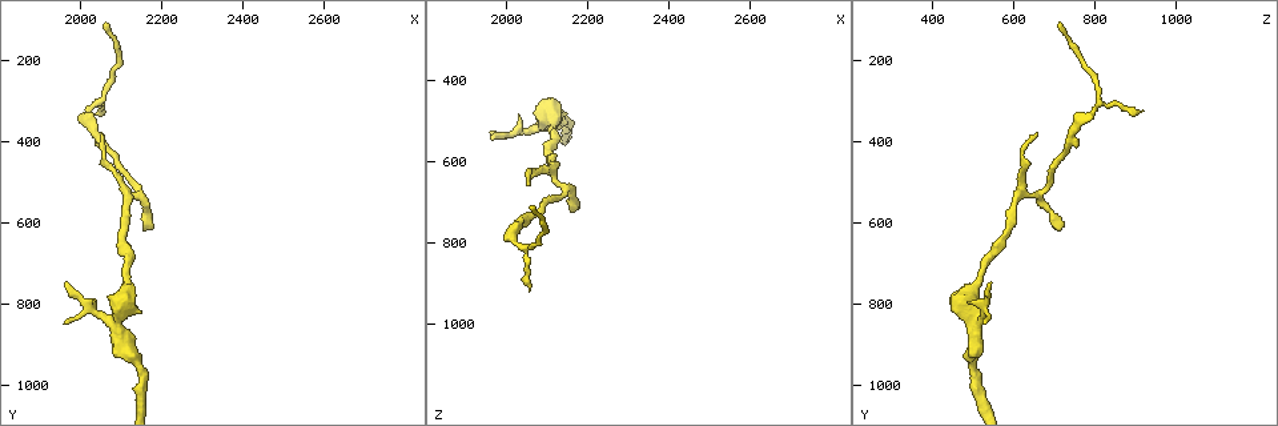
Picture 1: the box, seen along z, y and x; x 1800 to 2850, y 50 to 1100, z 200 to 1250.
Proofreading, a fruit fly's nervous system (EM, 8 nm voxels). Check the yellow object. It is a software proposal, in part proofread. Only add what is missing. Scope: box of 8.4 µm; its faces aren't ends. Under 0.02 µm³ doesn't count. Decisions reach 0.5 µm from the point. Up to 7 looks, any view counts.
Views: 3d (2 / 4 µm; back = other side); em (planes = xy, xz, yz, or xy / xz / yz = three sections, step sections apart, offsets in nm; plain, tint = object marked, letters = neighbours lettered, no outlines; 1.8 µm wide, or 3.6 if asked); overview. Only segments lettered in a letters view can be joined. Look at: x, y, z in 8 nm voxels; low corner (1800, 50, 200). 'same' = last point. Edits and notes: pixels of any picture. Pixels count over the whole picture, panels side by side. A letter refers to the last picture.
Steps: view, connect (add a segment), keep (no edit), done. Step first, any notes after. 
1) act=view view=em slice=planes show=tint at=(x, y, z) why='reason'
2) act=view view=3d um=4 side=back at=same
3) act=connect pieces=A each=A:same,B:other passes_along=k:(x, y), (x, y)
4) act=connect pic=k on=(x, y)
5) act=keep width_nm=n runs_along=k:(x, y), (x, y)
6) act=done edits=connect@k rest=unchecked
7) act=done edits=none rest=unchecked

act=view view=3d um=4 at=(2150, 615, 720) why='an open end'

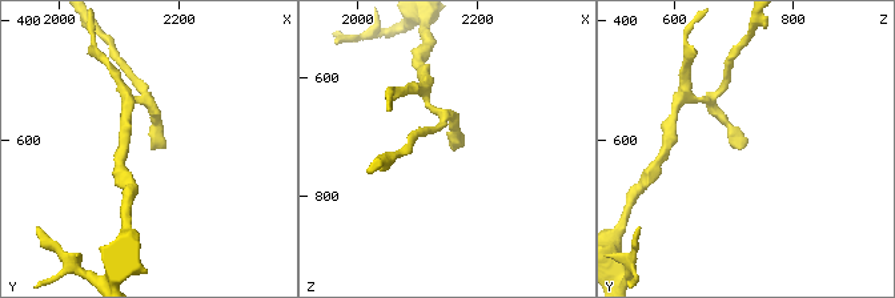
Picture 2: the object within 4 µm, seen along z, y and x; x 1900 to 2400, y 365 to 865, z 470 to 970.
act=view view=em slice=planes show=letters at=(2155, 615, 720) why='need the tissue'

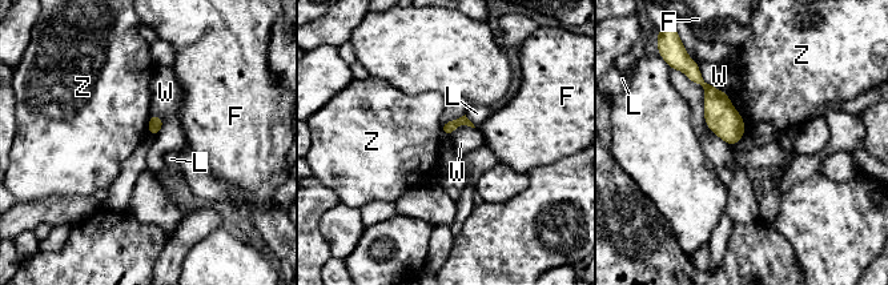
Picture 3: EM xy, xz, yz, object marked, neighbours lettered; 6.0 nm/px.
act=keep longest_contact=Z:280nm each=F:other,L:other,W:other,Z:other border=3:(698, 64), (700, 76), (724, 92) found='no lettered segment goes on from it'

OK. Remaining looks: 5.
act=view view=3d um=2 at=(2055, 380, 660) why='an open end'

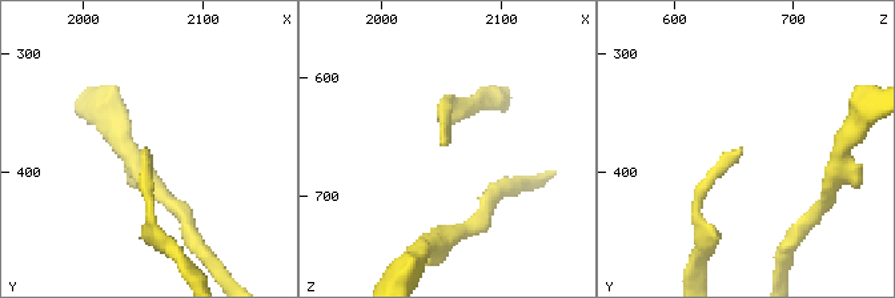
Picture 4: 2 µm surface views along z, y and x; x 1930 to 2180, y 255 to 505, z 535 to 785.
act=view view=em slice=xz step=16 show=letters at=(2054, 384, 660) why='now the EM'

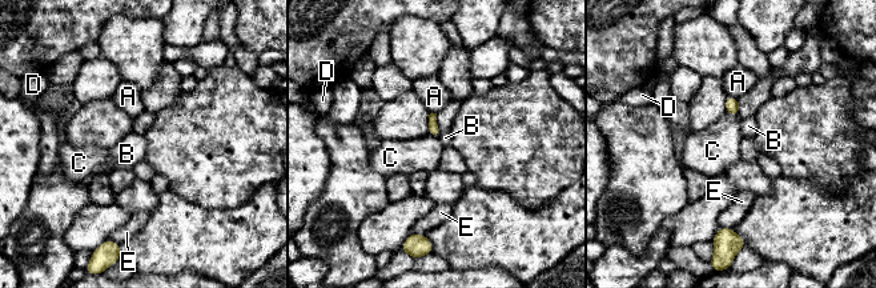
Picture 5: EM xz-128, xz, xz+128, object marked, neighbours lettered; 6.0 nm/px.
act=view view=em slice=planes show=letters at=same

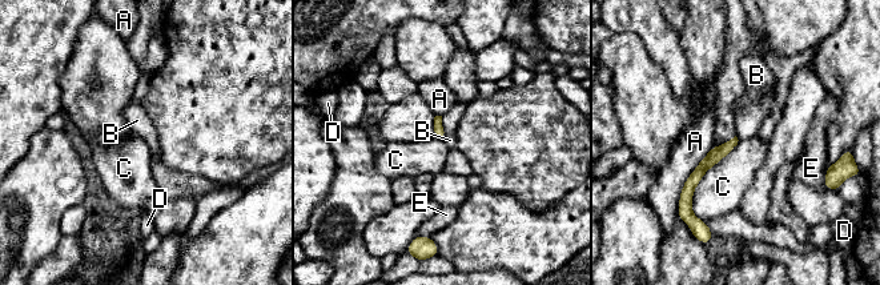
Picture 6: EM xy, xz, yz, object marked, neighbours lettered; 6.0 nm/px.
act=keep longest_contact=C:550nm each=A:other,B:other,C:other,D:other,E:other border=6:(738, 140), (692, 193), (703, 223) found='no lettered segment goes on from it'

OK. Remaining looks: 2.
act=done edits=none rest=unchecked

